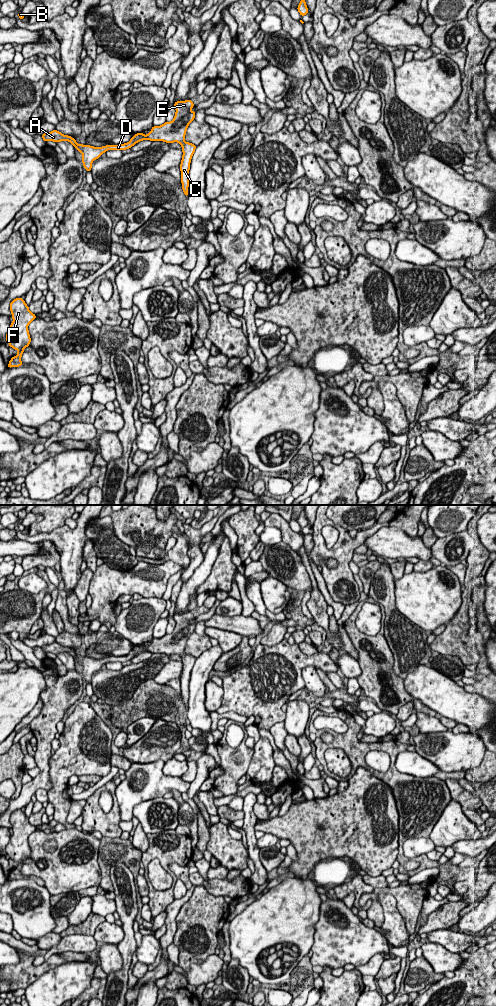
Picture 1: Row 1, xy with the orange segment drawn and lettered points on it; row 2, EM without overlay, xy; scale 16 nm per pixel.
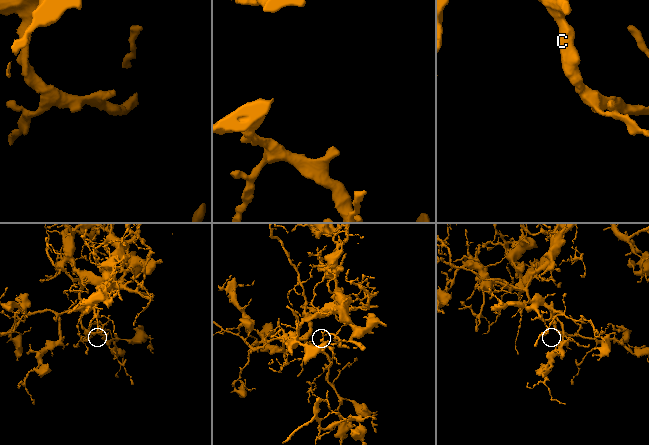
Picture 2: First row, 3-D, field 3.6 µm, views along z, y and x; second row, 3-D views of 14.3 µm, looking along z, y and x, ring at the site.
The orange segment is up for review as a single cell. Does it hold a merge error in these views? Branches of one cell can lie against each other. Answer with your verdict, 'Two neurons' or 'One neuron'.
One neuron

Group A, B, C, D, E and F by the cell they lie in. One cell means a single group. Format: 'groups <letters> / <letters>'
groups A B C D E F

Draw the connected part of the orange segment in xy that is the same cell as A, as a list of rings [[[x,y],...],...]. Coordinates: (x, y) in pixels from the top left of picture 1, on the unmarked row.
[[[188,611],[186,613],[176,613],[174,619],[176,625],[174,631],[171,634],[165,634],[161,638],[153,638],[150,645],[146,648],[143,645],[135,646],[128,655],[119,657],[106,657],[103,659],[93,659],[88,657],[77,656],[76,652],[72,648],[63,647],[57,642],[53,642],[49,645],[41,646],[43,652],[47,654],[51,652],[53,654],[60,654],[67,652],[74,660],[83,667],[82,674],[86,683],[91,683],[92,674],[98,671],[107,662],[126,662],[131,660],[137,654],[142,652],[164,653],[166,655],[178,654],[182,658],[183,668],[180,676],[181,682],[181,694],[182,701],[185,709],[188,709],[188,698],[189,698],[189,681],[191,670],[196,661],[196,657],[185,654],[185,646],[188,637],[194,632],[196,623],[191,624],[190,621],[195,617]]]

